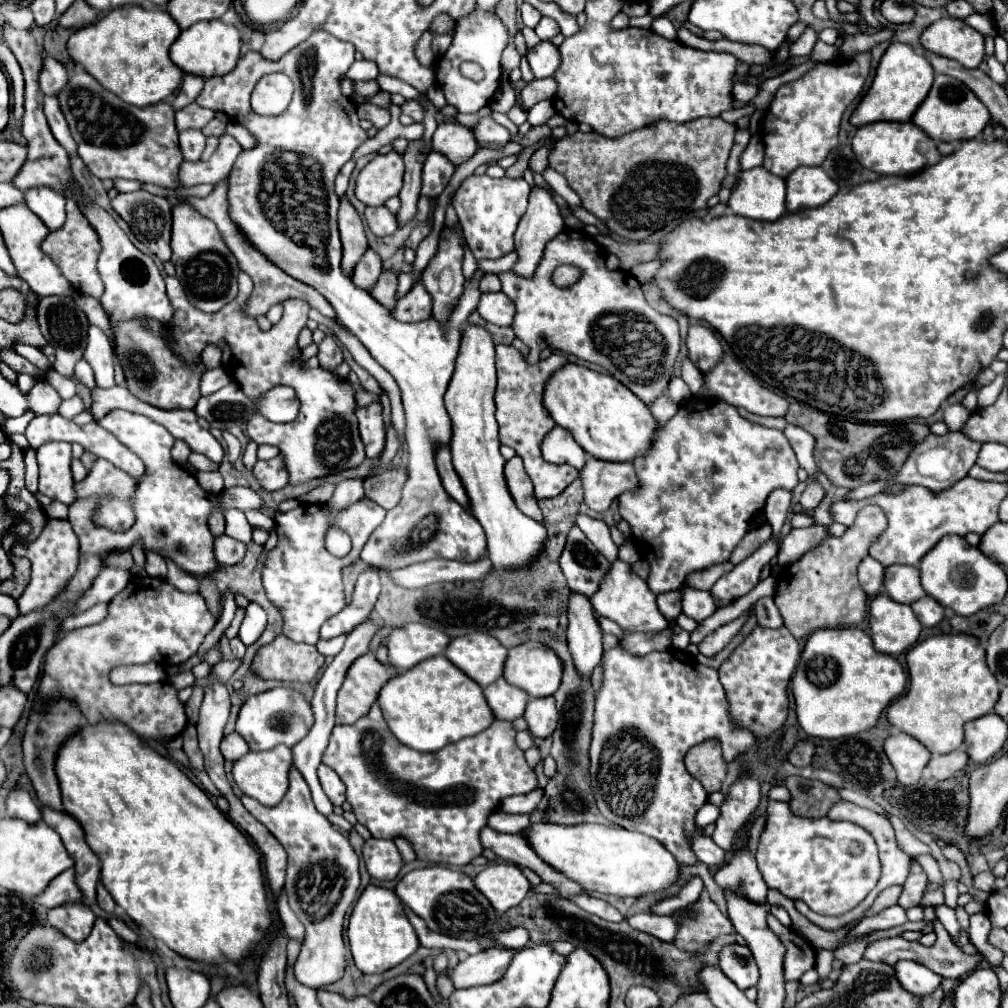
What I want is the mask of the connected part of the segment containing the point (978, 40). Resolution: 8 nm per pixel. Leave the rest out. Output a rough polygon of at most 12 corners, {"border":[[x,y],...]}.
{"border":[[936,20],[924,50],[976,68],[984,36],[964,20]]}

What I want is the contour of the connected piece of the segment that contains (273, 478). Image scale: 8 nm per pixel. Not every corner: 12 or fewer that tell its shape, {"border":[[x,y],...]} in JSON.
{"border":[[282,454],[258,460],[254,474],[266,490],[288,484]]}

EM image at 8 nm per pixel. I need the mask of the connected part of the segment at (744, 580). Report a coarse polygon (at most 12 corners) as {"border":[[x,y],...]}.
{"border":[[770,536],[752,556],[736,564],[712,586],[720,606],[748,594],[760,570],[776,556]]}

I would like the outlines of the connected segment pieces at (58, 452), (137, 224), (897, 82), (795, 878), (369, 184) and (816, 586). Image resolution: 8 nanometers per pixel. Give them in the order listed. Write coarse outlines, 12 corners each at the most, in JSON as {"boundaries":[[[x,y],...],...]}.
{"boundaries":[[[48,442],[38,450],[40,492],[74,502],[72,446]],[[146,190],[112,208],[162,262],[170,250],[170,202]],[[892,42],[852,126],[908,122],[934,82],[928,60]],[[766,808],[768,888],[830,916],[880,878],[864,828]],[[398,152],[378,154],[356,178],[356,198],[384,206],[402,188]],[[866,506],[844,536],[778,576],[774,602],[796,640],[860,624],[856,566],[886,528]]]}

